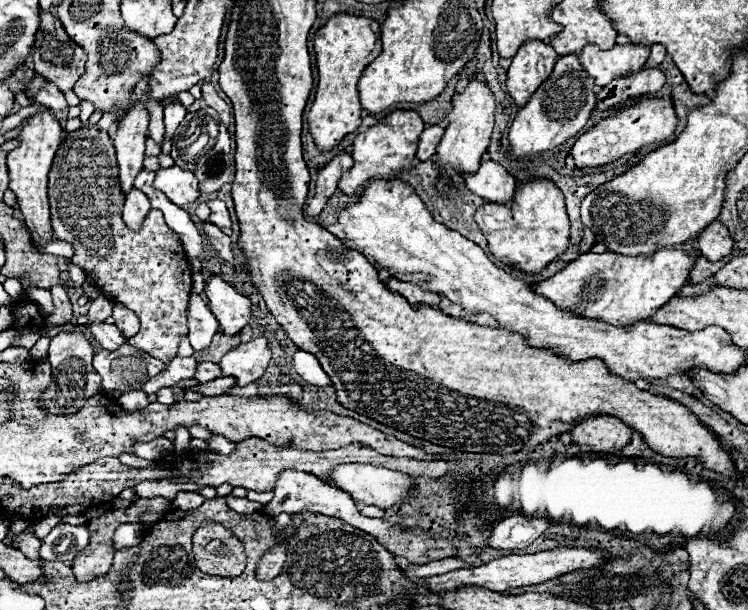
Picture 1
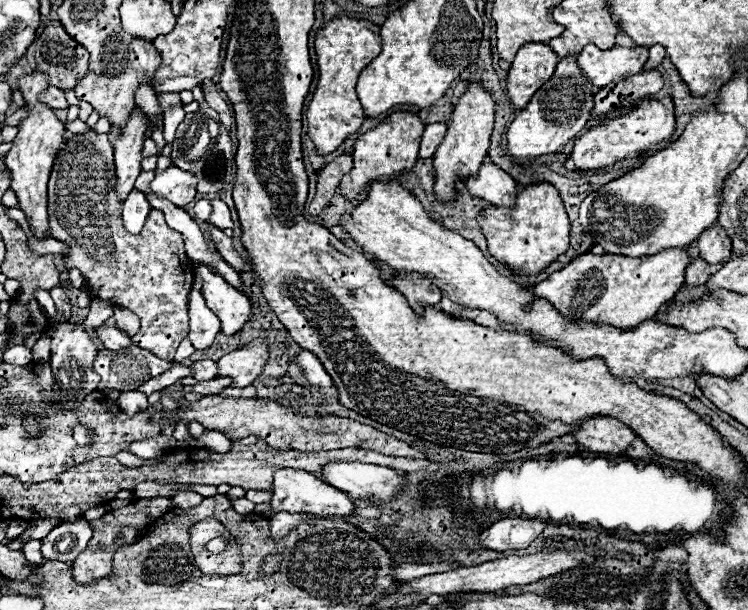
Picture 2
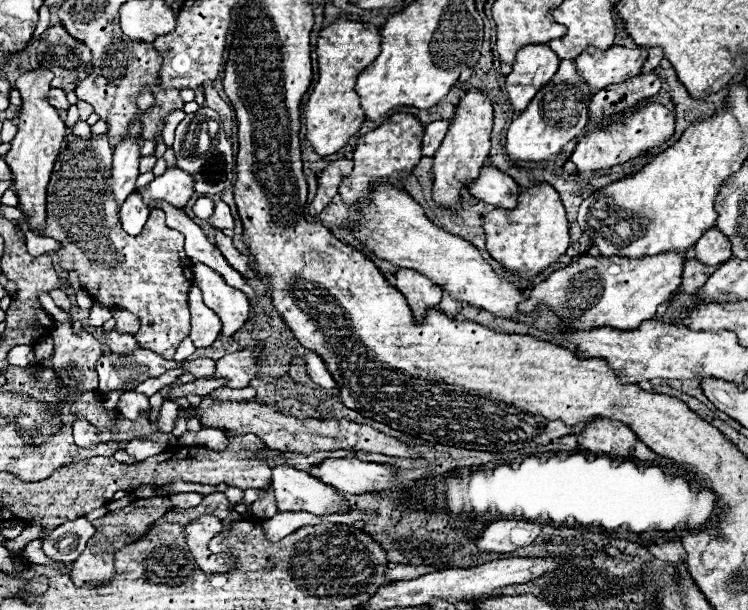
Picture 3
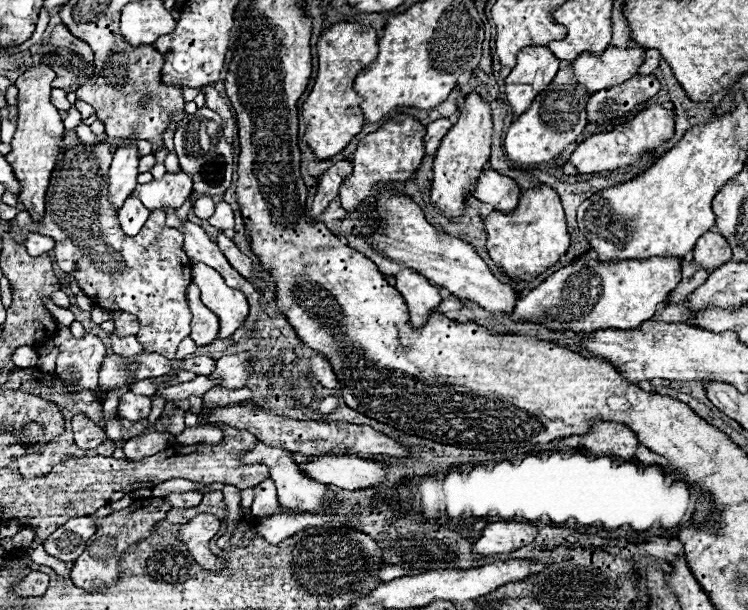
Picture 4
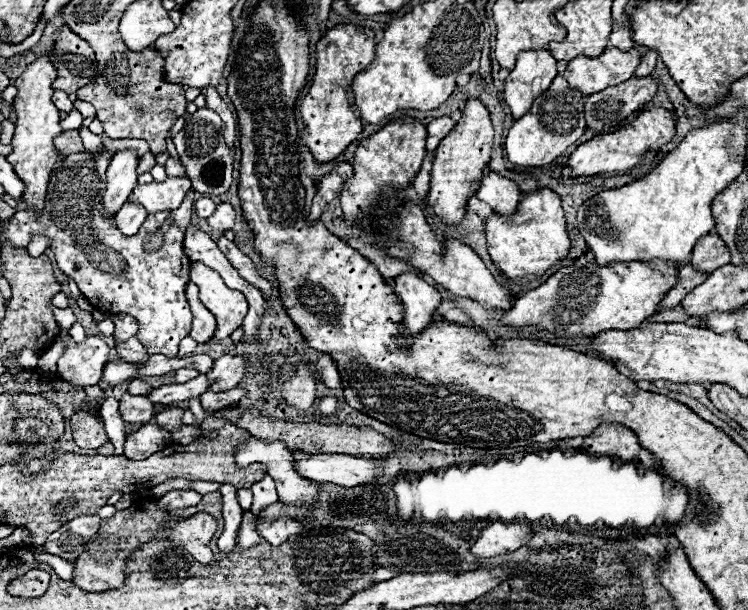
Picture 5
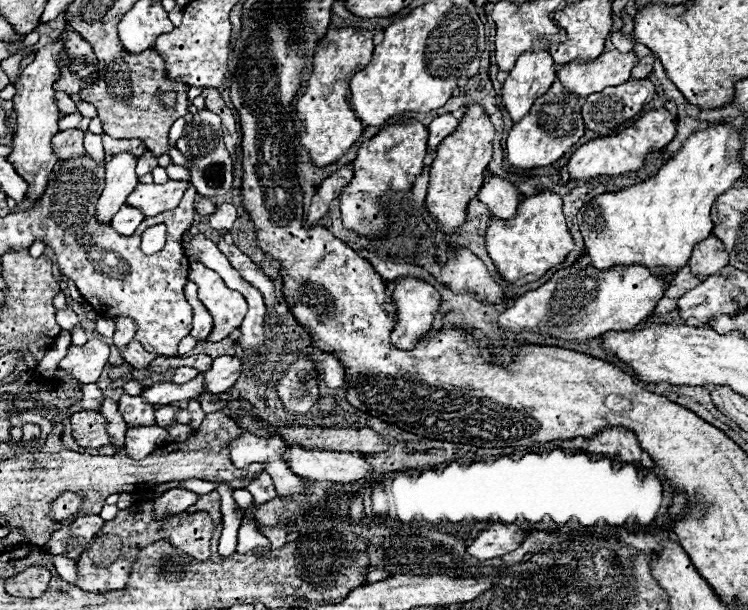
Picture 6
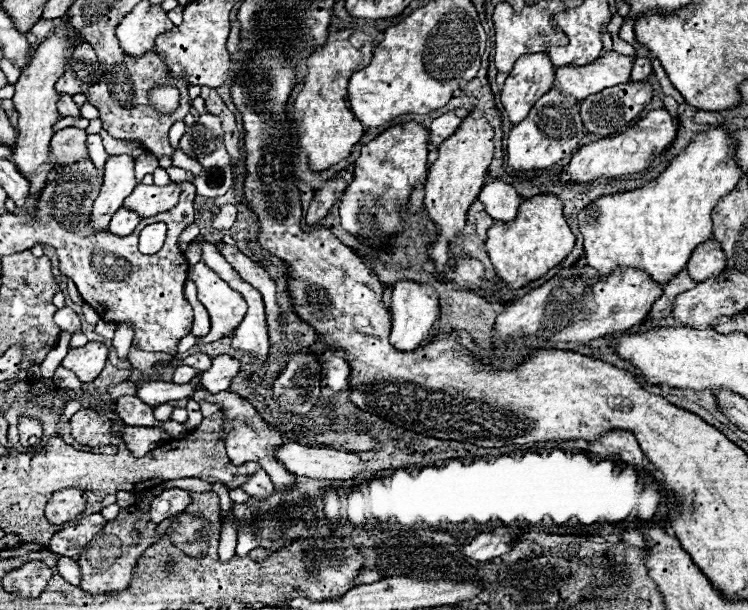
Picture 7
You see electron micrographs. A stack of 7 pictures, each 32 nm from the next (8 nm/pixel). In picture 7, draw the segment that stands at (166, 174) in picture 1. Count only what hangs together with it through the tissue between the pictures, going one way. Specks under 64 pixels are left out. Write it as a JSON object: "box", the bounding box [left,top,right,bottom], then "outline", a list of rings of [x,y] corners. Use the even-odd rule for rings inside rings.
{"box":[124,182,182,218],"outline":[[[170,182],[166,186],[138,184],[134,192],[124,200],[124,206],[138,212],[142,218],[148,218],[174,208],[180,200],[180,194],[182,186],[176,182]]]}

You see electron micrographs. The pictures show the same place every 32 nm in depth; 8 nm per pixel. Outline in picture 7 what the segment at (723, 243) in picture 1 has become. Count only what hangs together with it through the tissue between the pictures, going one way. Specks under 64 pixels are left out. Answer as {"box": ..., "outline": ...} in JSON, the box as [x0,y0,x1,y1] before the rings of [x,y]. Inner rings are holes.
{"box":[688,238,726,282],"outline":[[[714,238],[706,240],[704,244],[698,244],[688,262],[688,274],[696,282],[704,282],[720,274],[724,268],[726,268],[726,254],[720,248],[720,242],[716,242]]]}

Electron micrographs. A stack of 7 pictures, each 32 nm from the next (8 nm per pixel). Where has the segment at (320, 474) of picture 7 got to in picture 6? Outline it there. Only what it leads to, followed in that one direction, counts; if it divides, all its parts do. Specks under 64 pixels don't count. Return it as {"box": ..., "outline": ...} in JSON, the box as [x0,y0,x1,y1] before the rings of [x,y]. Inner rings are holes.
{"box":[286,446,376,484],"outline":[[[288,446],[286,448],[286,460],[298,476],[304,476],[308,480],[318,480],[318,482],[336,482],[336,484],[356,484],[356,482],[372,482],[376,472],[368,468],[368,462],[360,458],[358,454],[348,454],[348,452],[328,452],[328,450],[304,450],[300,446]]]}

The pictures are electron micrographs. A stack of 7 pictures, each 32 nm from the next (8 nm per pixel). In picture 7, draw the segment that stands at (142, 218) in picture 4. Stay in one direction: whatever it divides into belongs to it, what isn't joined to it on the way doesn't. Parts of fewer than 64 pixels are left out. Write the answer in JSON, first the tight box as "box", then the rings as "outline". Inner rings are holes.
{"box":[110,208,142,236],"outline":[[[120,208],[112,220],[110,220],[110,230],[116,236],[130,236],[134,232],[134,228],[138,226],[138,222],[142,220],[142,216],[136,216],[136,212],[128,212],[126,208]]]}

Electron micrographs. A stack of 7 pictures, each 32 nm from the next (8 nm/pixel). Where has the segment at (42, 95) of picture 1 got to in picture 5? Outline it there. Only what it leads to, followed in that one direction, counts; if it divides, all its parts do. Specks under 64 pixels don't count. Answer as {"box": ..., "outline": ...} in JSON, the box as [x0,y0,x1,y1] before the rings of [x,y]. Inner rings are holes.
{"box":[52,90,74,112],"outline":[[[54,90],[52,102],[56,104],[56,108],[58,108],[60,112],[70,112],[70,110],[74,108],[74,104],[68,100],[68,94],[66,94],[66,92],[60,92],[60,90]]]}

